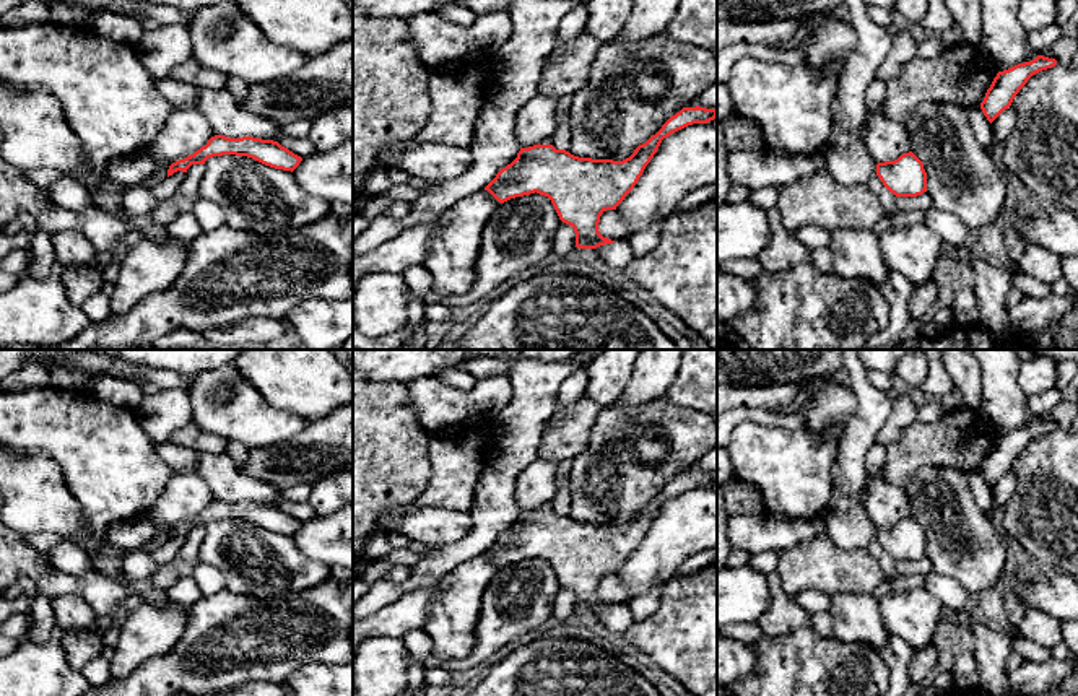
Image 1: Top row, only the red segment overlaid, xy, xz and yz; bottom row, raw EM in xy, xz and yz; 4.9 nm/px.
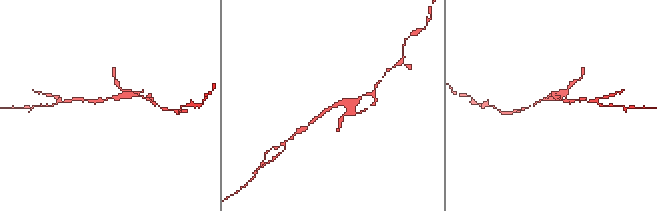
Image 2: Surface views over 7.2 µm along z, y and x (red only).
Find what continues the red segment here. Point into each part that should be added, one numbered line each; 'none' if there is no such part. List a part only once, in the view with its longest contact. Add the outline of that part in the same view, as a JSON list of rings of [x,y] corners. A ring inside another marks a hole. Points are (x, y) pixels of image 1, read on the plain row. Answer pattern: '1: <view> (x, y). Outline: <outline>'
none

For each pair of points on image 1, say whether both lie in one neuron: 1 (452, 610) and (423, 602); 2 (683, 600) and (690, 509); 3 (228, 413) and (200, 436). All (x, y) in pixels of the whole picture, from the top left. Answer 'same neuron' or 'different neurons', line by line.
1: different neurons
2: different neurons
3: different neurons

